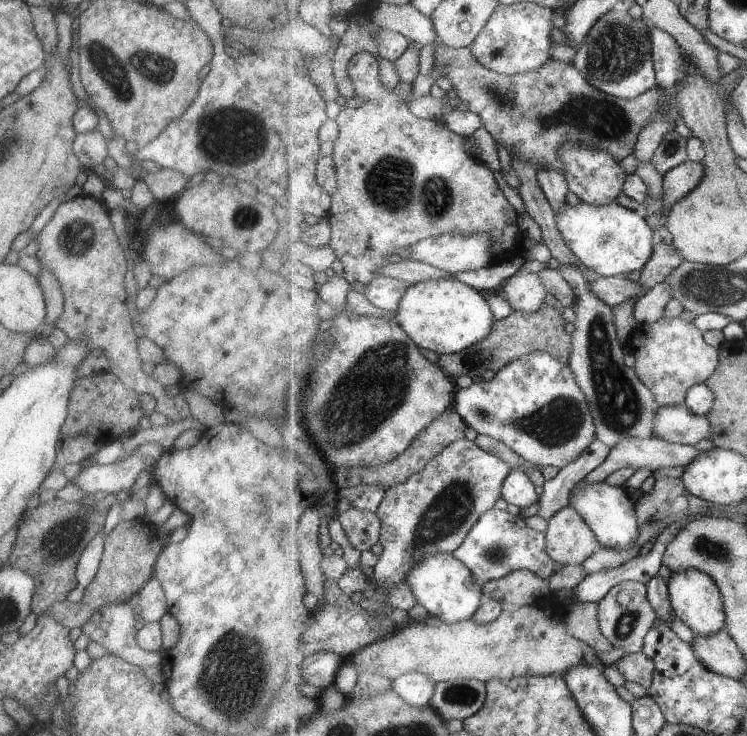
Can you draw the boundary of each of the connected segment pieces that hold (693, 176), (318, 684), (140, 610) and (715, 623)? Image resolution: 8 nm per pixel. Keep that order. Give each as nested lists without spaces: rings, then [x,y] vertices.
[[[687,159],[664,174],[665,202],[672,208],[678,200],[687,196],[701,184],[705,176],[705,165]]]
[[[331,650],[309,655],[300,663],[303,666],[303,676],[307,680],[309,690],[313,692],[331,688],[337,671],[345,660],[347,658]]]
[[[152,576],[137,593],[139,597],[136,599],[136,617],[142,618],[146,623],[158,621],[167,610],[164,592],[159,581]]]
[[[701,570],[673,572],[673,578],[669,580],[668,587],[676,616],[690,626],[697,636],[705,638],[705,636],[711,636],[725,628],[726,604],[724,596],[716,580],[713,580],[707,572],[701,572]]]

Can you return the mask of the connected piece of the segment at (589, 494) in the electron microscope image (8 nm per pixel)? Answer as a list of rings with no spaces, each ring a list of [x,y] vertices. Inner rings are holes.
[[[593,482],[587,486],[579,484],[571,492],[571,506],[583,516],[583,520],[590,524],[593,532],[598,536],[601,547],[613,548],[613,550],[627,550],[633,546],[633,542],[639,540],[639,518],[637,518],[637,500],[631,500],[625,486],[611,486],[603,482]]]

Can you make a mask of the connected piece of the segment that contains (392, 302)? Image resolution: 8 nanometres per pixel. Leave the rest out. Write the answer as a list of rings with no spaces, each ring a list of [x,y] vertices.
[[[389,276],[377,277],[365,290],[366,298],[374,305],[386,311],[399,310],[403,296],[411,284],[405,280]]]

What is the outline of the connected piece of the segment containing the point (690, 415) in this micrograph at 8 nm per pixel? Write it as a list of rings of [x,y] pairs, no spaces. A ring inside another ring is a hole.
[[[687,403],[677,406],[661,406],[655,416],[655,438],[673,444],[707,445],[711,439],[713,424],[707,415],[695,414]]]

